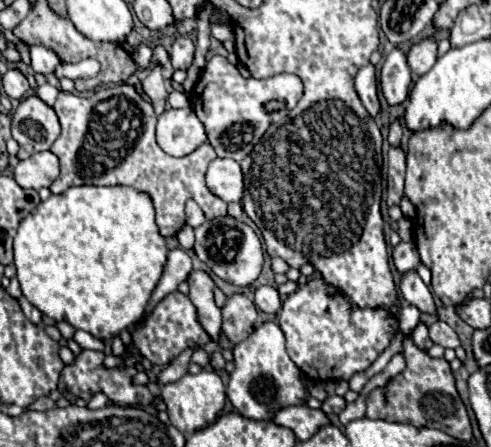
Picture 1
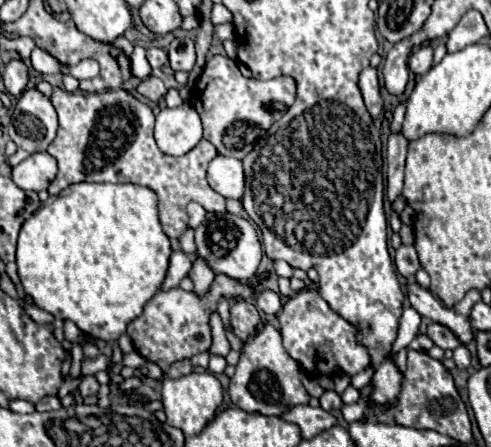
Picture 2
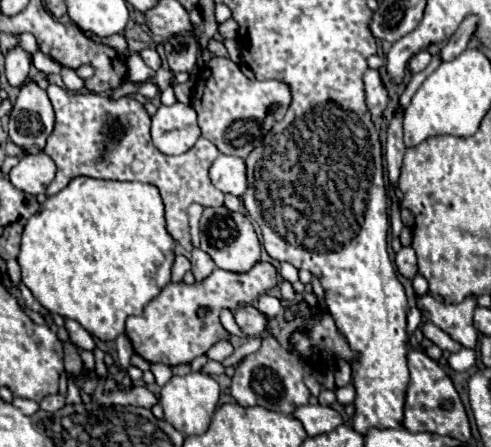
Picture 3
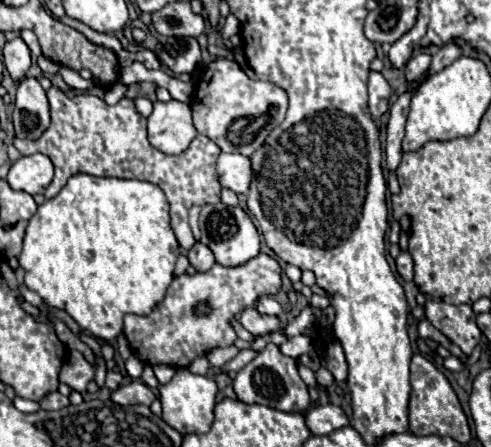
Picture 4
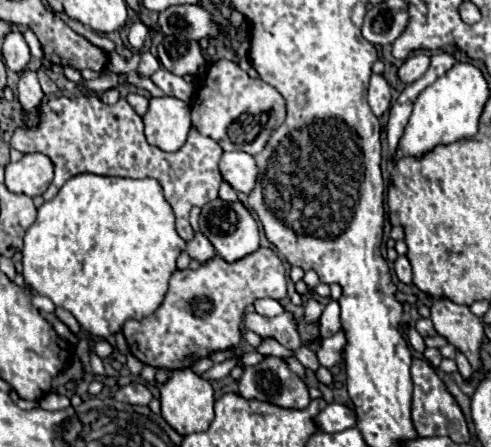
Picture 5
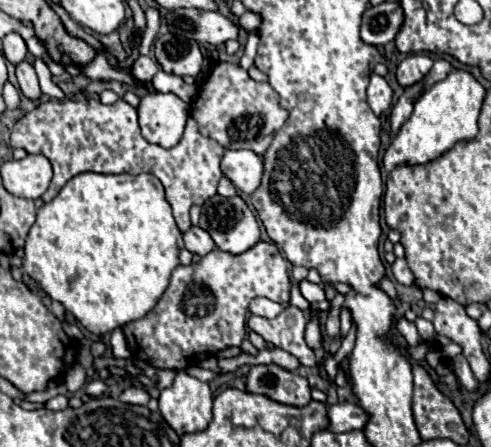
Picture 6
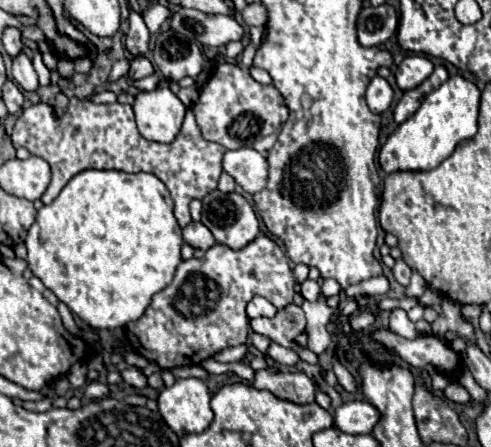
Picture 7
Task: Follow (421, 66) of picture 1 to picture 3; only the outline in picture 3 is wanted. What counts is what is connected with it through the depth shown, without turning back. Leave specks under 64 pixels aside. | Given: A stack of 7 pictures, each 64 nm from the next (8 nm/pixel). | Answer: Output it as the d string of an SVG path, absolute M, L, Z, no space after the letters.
M422 50L422 52L418 52L416 56L412 56L412 58L410 58L410 62L408 62L408 70L410 70L412 74L416 74L416 72L422 72L422 70L424 70L424 68L430 64L430 60L432 60L430 52Z

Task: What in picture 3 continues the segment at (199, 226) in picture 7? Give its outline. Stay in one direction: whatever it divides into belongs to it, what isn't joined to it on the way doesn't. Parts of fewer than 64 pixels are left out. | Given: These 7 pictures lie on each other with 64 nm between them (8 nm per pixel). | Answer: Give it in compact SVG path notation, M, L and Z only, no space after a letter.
M194 248L191 251L190 262L192 262L192 274L196 280L204 280L206 276L210 276L210 272L216 268L216 264L212 264L212 258L200 250L200 248Z

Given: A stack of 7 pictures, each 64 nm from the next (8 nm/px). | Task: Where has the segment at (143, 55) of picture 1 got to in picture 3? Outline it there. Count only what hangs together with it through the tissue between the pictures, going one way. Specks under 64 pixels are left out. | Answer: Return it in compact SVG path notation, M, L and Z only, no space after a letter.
M136 52L130 54L130 58L126 60L126 80L134 82L134 84L142 84L142 82L152 80L154 76L156 76L156 72L152 68L148 68Z

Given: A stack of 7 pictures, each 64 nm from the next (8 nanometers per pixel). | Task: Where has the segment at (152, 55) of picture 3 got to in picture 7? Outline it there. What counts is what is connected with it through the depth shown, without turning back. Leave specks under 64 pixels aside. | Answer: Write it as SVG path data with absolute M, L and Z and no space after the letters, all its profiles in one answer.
M138 56L130 62L130 70L128 70L128 78L130 80L142 80L146 76L150 76L154 72L154 66L150 64L150 60L146 56Z

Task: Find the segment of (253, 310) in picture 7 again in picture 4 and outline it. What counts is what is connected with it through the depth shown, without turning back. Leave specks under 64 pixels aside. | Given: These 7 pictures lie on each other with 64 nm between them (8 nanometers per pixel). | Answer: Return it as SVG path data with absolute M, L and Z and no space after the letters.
M262 296L262 298L256 302L256 310L258 310L260 314L270 314L270 316L282 314L282 306L280 306L272 296Z

